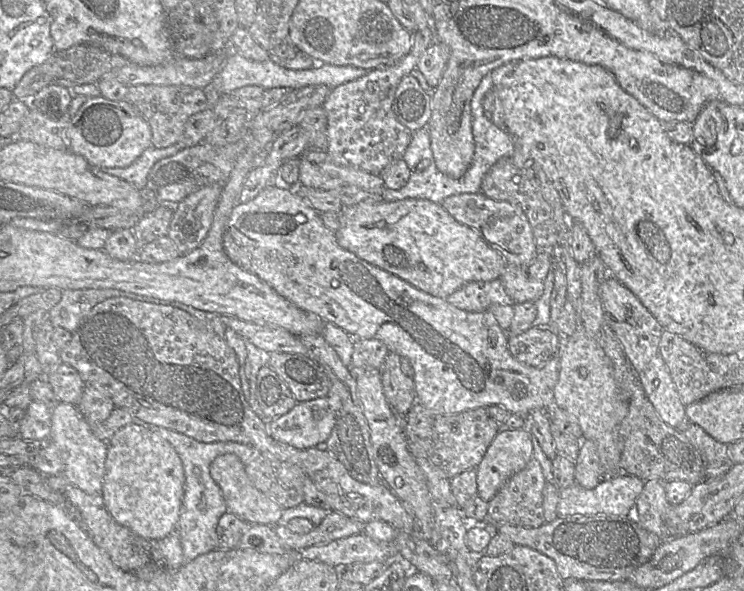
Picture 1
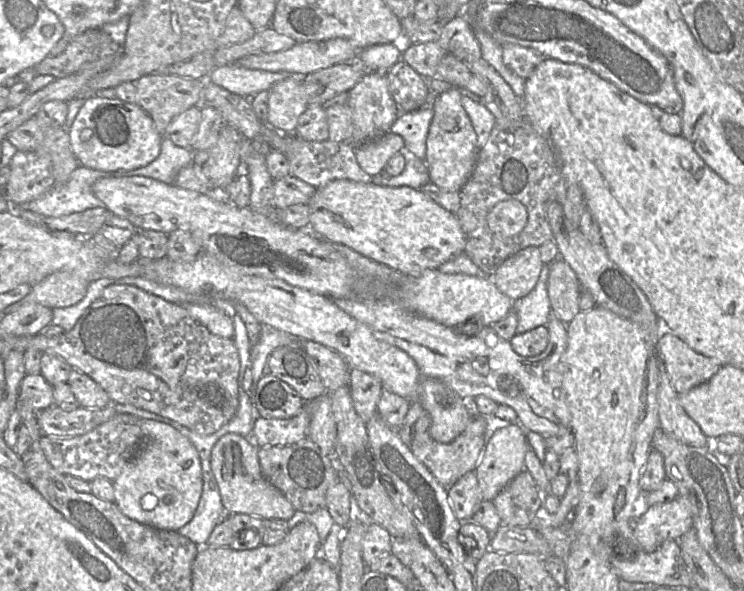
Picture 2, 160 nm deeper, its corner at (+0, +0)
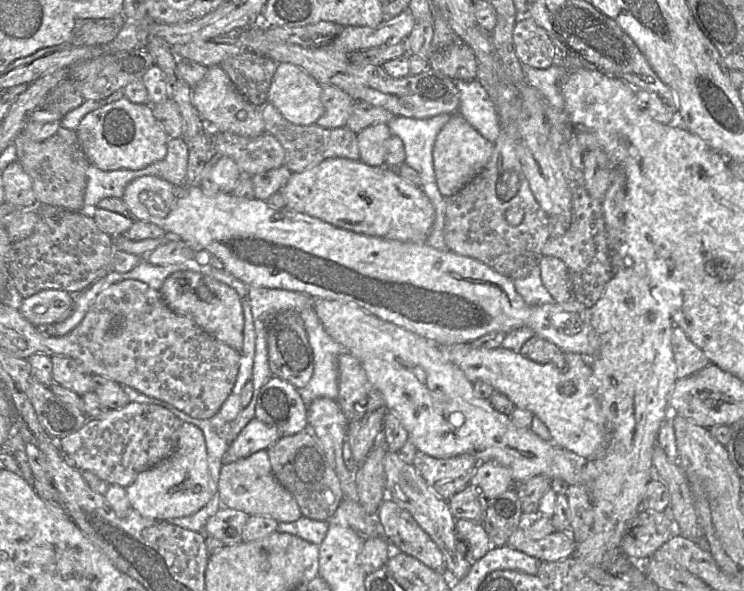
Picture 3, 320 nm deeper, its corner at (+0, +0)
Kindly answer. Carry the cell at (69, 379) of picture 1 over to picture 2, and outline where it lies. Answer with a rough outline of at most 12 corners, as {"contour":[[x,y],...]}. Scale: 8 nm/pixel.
{"contour":[[76,369],[67,384],[81,407],[112,403],[99,384]]}

